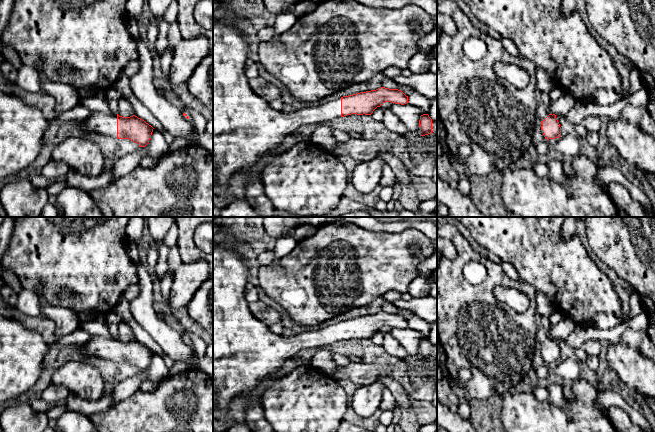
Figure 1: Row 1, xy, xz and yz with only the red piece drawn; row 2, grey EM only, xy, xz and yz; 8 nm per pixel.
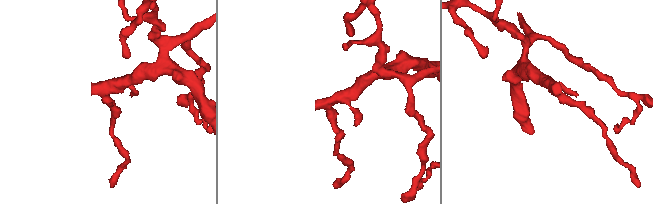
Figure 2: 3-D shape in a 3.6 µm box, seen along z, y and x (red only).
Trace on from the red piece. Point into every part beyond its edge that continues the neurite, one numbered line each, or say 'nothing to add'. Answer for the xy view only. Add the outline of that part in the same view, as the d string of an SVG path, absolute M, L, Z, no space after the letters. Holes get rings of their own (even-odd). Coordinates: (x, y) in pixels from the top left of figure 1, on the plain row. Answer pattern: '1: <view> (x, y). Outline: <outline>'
1: xy (103, 347). Outline: M93 336L83 349L85 354L117 362L117 337Z

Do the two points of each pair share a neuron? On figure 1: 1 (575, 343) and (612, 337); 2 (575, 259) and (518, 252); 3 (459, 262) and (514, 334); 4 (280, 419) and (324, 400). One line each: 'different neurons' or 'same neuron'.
1: same neuron
2: same neuron
3: same neuron
4: same neuron

